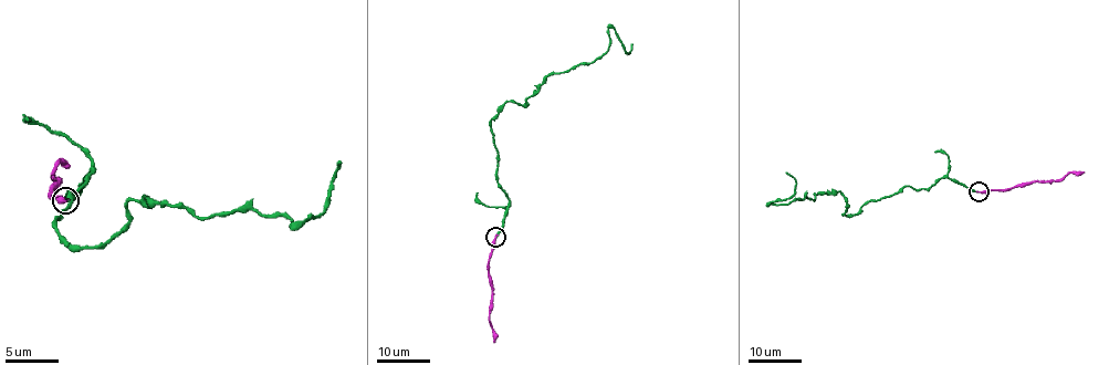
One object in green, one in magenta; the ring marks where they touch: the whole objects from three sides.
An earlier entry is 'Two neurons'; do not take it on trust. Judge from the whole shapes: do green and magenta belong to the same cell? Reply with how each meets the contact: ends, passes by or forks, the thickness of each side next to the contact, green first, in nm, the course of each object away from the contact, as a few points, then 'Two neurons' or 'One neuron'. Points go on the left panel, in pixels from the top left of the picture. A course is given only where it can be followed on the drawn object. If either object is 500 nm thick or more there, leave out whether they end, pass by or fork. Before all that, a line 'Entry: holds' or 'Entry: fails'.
Entry: fails
At the ring green ends. At the ring magenta ends. Thickness 220 nm (green) against 280 nm. Course of green: (66, 200), (93, 171), (55, 219), (72, 246), (104, 246), (131, 200), (294, 225), (328, 204), (339, 160). Course of magenta: (66, 200), (53, 198), (59, 179), (53, 176), (59, 163), (63, 160). One neuron

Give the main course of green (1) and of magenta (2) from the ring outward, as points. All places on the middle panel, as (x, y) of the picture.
1: (495, 237), (509, 198), (491, 121), (551, 74), (597, 60), (609, 28), (628, 54), (631, 43)
2: (495, 237), (489, 263), (489, 321), (494, 342)

